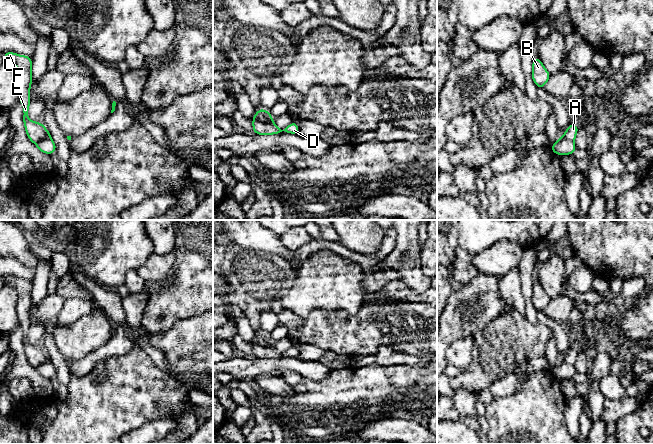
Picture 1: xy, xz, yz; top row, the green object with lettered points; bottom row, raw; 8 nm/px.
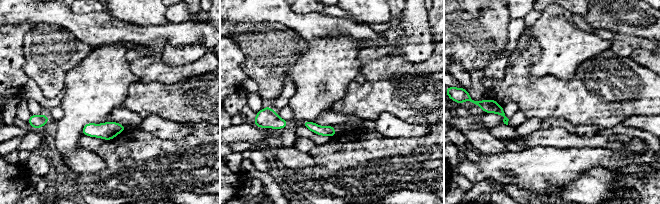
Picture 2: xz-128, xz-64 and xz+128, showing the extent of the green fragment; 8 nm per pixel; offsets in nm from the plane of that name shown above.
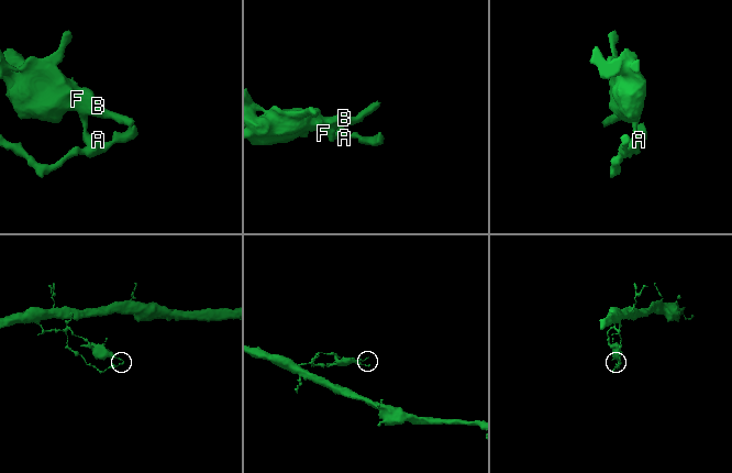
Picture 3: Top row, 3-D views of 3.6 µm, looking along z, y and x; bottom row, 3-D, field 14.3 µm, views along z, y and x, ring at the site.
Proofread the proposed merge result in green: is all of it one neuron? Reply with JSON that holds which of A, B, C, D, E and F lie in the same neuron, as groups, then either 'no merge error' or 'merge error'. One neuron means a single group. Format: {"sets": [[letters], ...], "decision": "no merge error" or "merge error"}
{"sets": [["A", "B", "C", "E", "F"], ["D"]], "decision": "merge error"}

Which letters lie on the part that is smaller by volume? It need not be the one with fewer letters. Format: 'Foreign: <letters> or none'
Foreign: A, B, C, E, F

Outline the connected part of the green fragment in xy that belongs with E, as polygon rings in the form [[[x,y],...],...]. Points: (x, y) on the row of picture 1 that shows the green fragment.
[[[5,52],[4,62],[12,62],[18,71],[16,88],[23,106],[23,123],[29,140],[37,144],[43,140],[51,139],[51,134],[41,122],[31,121],[28,118],[30,100],[30,88],[32,84],[32,58],[19,55],[14,52]]]

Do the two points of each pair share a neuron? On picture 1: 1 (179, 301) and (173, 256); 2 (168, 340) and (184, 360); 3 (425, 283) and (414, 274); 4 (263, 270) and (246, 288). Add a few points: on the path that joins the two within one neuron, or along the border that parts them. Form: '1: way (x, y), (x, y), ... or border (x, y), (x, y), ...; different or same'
1: border (180, 255), (172, 274), (162, 286); different
2: way (173, 345), (183, 355); same
3: way (422, 282), (417, 277); same
4: way (260, 274), (250, 284); same

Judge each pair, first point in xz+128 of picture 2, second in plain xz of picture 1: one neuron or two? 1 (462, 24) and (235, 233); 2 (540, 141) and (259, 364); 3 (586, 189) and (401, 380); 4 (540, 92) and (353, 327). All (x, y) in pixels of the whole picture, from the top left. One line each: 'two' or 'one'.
1: two
2: one
3: two
4: one

